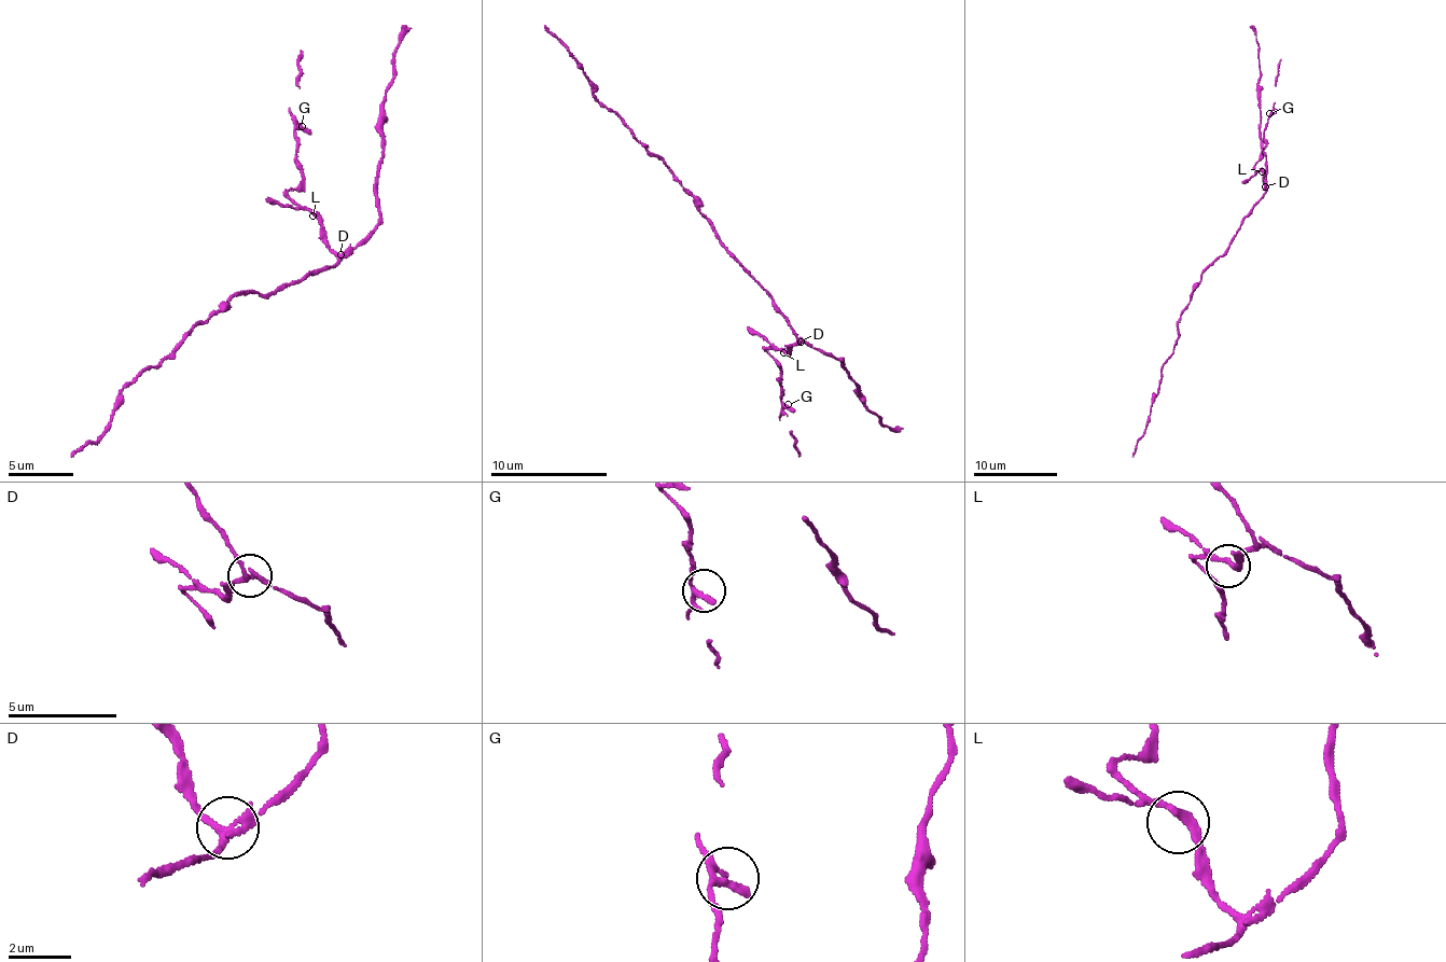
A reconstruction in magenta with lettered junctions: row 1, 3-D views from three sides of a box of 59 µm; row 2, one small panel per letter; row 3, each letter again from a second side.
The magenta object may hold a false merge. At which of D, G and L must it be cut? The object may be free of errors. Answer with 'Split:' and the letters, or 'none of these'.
Split: D

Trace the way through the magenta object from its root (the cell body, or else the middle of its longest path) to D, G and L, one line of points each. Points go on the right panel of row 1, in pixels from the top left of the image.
D: (1229, 244), (1265, 187)
G: (1229, 244), (1245, 217), (1249, 215), (1265, 192), (1265, 173), (1254, 167), (1265, 147), (1264, 129), (1269, 113)
L: (1229, 244), (1245, 217), (1249, 215), (1265, 192), (1262, 171)

